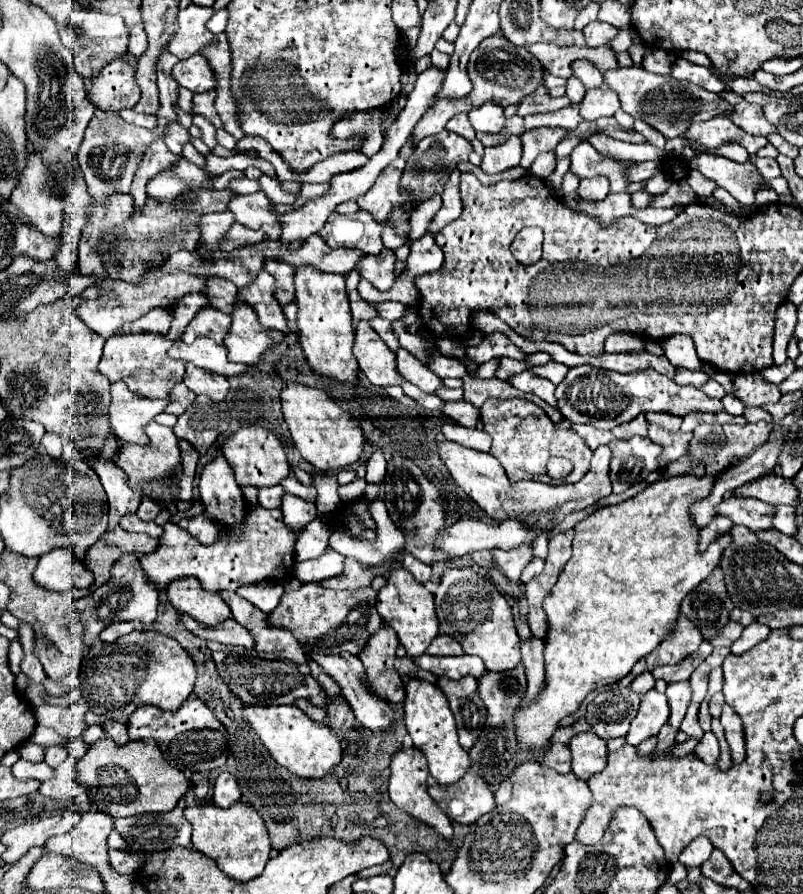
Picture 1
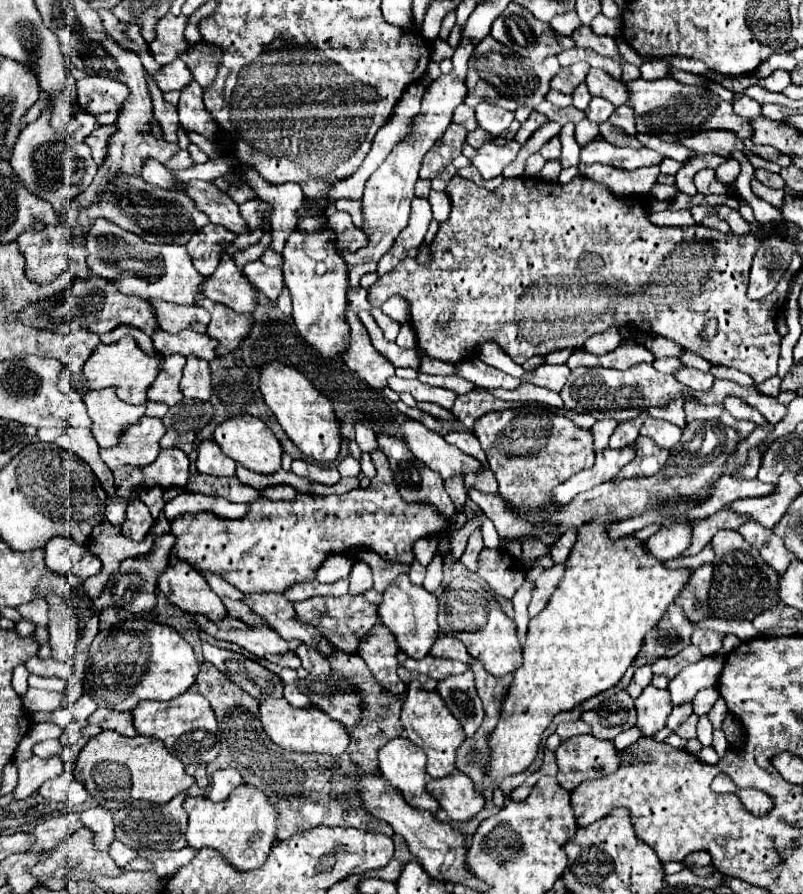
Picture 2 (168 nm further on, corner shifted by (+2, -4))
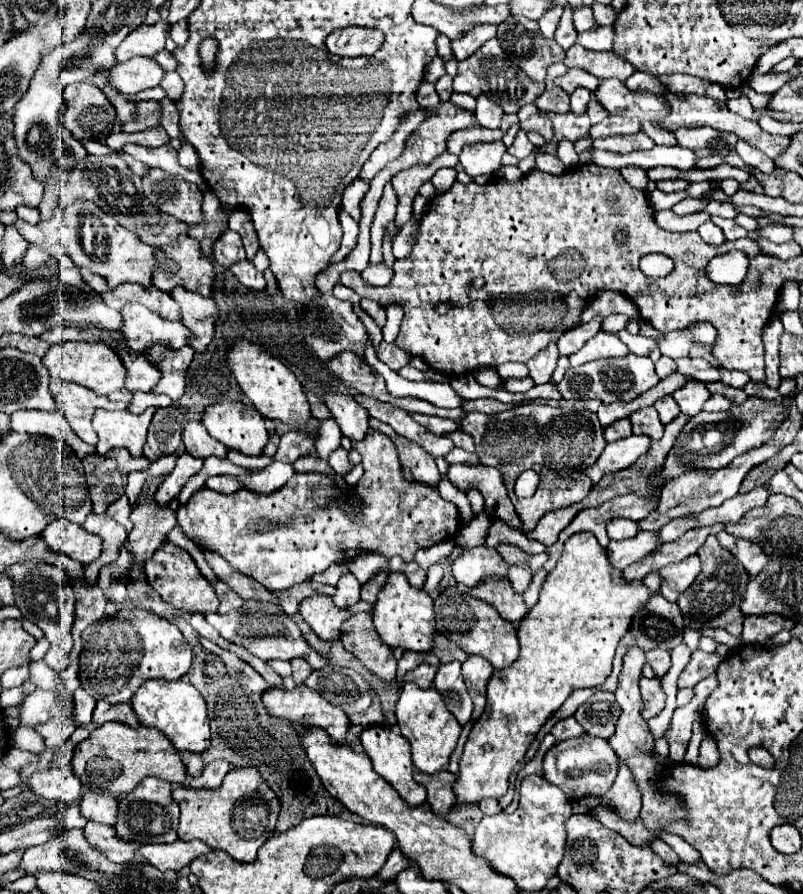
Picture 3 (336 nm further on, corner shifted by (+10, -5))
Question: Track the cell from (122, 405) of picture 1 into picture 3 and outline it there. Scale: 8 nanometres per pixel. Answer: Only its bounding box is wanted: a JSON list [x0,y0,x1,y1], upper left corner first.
[54,384,126,444]

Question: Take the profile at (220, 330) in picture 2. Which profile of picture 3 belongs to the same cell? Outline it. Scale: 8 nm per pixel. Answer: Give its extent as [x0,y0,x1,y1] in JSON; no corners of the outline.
[170,286,216,352]

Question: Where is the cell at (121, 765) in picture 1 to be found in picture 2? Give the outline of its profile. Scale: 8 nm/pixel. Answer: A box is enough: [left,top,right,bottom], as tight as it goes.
[76,731,196,811]

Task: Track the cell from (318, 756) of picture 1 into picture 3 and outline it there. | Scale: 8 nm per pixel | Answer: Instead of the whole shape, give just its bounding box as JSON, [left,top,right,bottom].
[262,684,350,742]

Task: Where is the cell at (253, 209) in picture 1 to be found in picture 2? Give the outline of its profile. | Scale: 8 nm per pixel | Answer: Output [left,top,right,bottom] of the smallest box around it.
[184,181,250,235]

